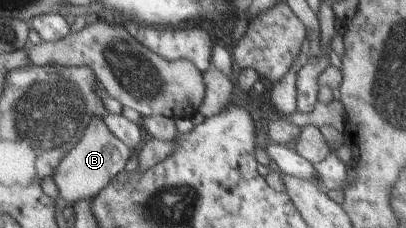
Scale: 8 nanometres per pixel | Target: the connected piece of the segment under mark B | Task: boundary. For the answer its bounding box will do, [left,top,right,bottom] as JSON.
[54,118,130,208]

